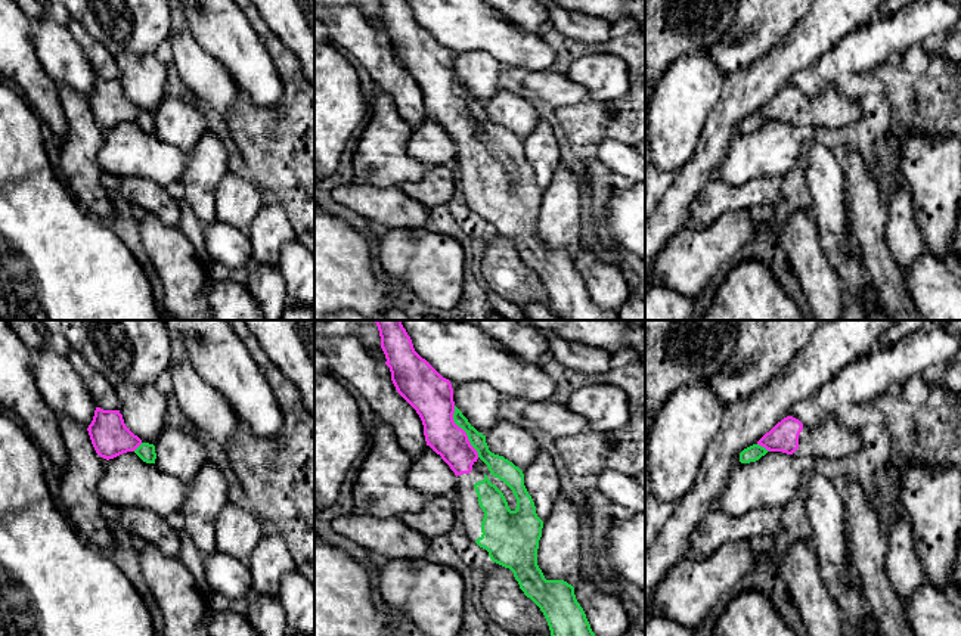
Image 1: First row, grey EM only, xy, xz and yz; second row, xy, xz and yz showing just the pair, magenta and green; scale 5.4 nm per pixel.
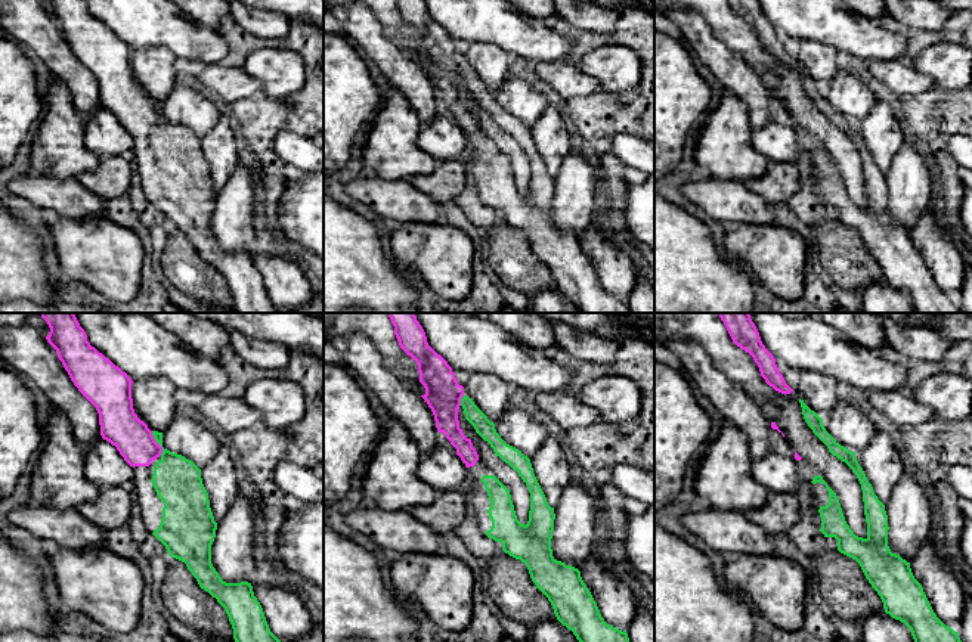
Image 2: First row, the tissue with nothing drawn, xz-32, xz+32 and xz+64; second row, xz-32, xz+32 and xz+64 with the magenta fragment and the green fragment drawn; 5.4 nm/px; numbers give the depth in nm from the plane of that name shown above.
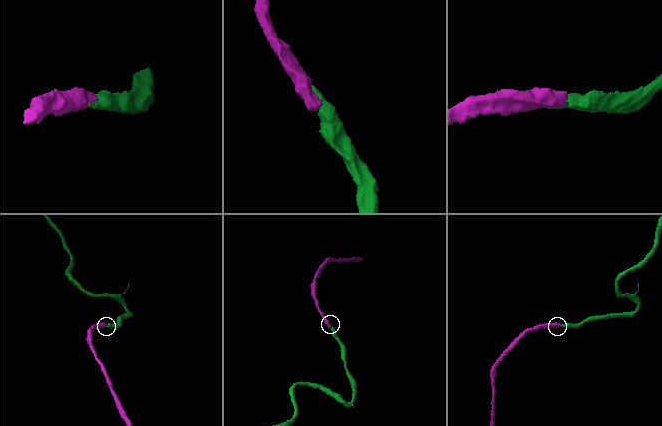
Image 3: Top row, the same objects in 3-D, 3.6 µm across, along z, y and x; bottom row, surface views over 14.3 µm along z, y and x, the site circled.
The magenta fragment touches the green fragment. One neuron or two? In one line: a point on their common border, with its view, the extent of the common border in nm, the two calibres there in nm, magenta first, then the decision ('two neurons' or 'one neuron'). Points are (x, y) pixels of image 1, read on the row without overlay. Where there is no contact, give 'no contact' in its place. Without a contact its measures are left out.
meets magenta in xz at (464, 101); contact 320 nm long; 220 nm thick on the magenta side, 100 nm on the other; one neuron

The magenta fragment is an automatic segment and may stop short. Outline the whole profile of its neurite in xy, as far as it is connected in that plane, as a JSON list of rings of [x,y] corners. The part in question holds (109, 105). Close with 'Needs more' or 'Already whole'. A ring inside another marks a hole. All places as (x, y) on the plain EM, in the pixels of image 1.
[[[96,77],[87,100],[96,122],[106,130],[127,121],[134,121],[143,131],[155,133],[155,115],[143,112],[134,105],[125,96],[120,80],[103,80]]]. Needs more

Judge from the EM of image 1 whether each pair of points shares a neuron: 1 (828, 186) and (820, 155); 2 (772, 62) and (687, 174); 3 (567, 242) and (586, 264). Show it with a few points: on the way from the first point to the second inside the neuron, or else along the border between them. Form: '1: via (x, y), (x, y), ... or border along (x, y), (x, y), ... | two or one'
1: via (825, 179), (821, 163) | one
2: via (749, 90), (724, 118), (712, 146) | one
3: border along (580, 247), (573, 256) | two

